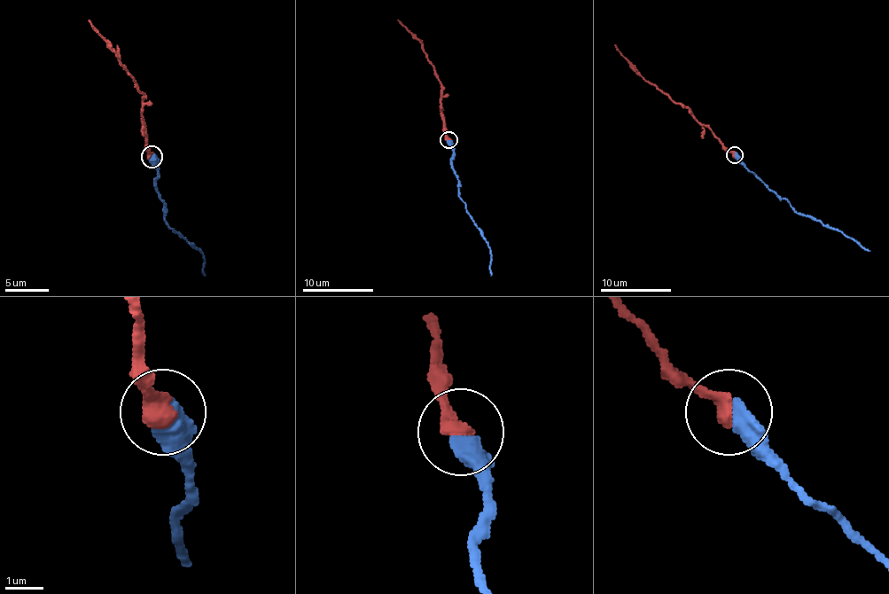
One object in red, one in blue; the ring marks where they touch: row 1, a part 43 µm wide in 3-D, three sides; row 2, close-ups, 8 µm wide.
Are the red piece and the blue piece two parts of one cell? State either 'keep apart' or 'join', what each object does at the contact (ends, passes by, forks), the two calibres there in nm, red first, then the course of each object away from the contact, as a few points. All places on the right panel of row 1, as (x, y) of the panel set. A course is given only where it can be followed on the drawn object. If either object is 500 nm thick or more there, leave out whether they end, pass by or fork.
join; 480 nm thick on the red side, 550 nm on the other; red runs (735, 154), (687, 108), (640, 75), (615, 45); blue runs (735, 154), (799, 212), (851, 237), (870, 251)

